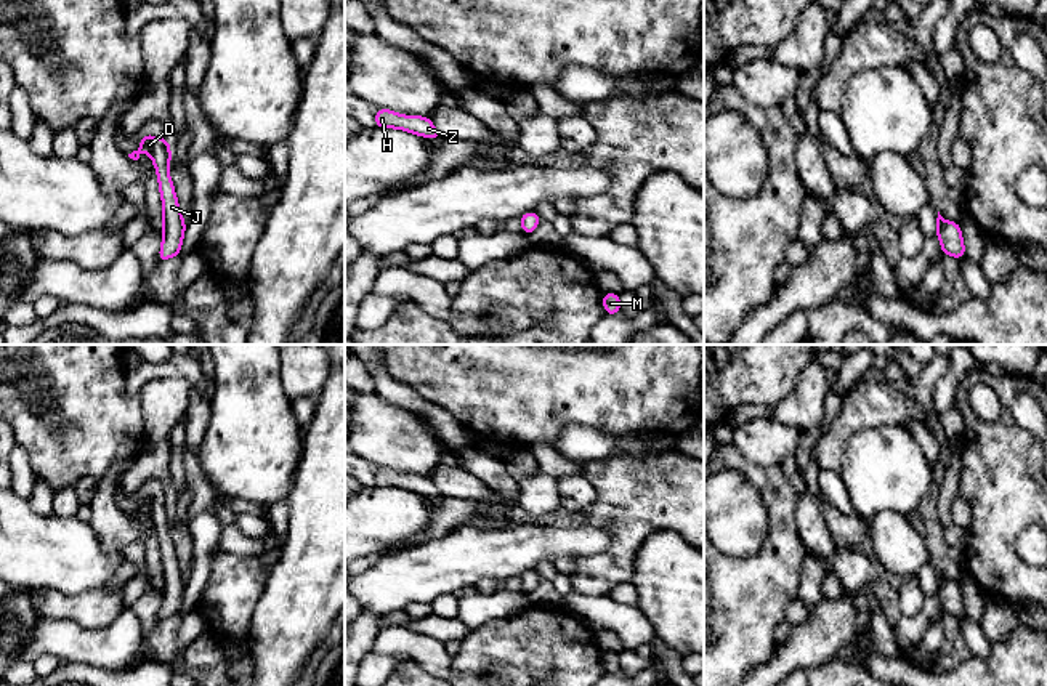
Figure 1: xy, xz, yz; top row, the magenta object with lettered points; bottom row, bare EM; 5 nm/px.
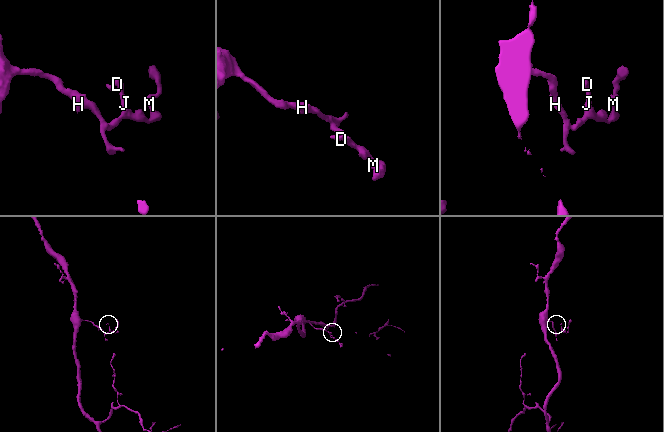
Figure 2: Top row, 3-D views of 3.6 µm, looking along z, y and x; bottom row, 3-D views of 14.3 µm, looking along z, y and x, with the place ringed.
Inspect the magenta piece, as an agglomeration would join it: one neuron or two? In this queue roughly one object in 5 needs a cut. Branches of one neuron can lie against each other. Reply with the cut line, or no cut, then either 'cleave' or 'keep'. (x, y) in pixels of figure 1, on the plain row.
cut none; keep

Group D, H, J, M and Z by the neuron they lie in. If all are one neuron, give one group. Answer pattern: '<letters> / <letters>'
D H J M Z

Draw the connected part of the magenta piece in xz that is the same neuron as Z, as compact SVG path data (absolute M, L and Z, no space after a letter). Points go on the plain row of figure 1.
M377 468L375 484L382 487L398 487L409 492L438 498L441 497L436 486L431 482L430 476L418 474L401 474L391 468Z

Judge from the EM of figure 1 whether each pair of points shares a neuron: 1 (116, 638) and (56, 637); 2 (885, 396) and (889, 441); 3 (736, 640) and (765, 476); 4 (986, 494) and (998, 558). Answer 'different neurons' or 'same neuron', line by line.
1: same neuron
2: different neurons
3: same neuron
4: same neuron

